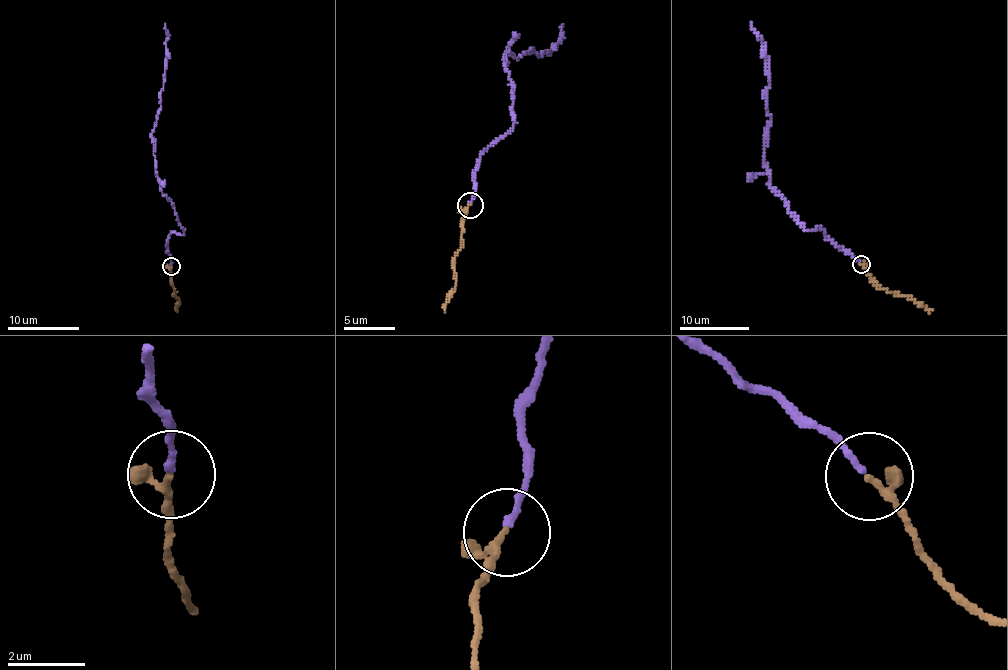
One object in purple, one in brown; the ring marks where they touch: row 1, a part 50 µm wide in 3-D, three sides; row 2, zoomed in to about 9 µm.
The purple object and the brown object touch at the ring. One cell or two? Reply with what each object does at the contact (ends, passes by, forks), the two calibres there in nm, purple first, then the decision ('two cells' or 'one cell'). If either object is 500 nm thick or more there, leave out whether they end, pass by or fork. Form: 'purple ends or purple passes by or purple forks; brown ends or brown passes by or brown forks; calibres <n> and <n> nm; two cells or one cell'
purple ends; brown passes by; calibres 160 and 150 nm; one cell

